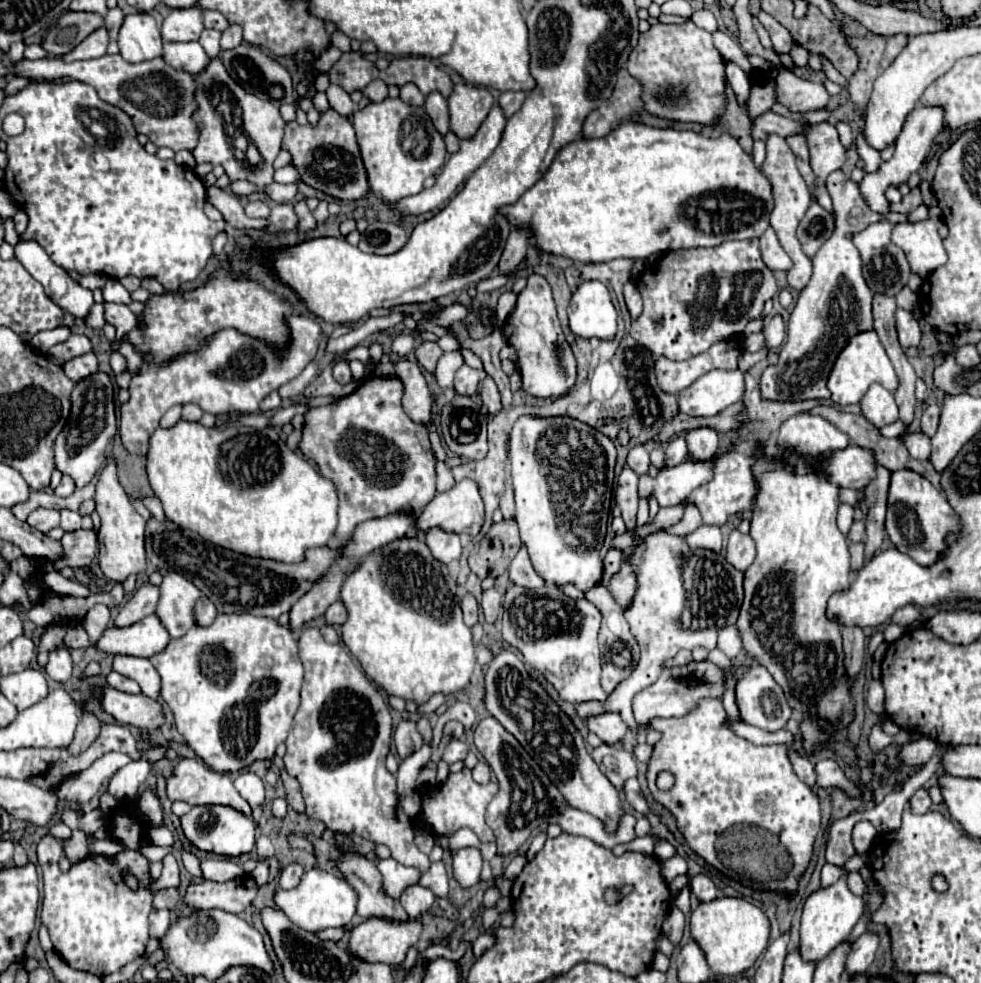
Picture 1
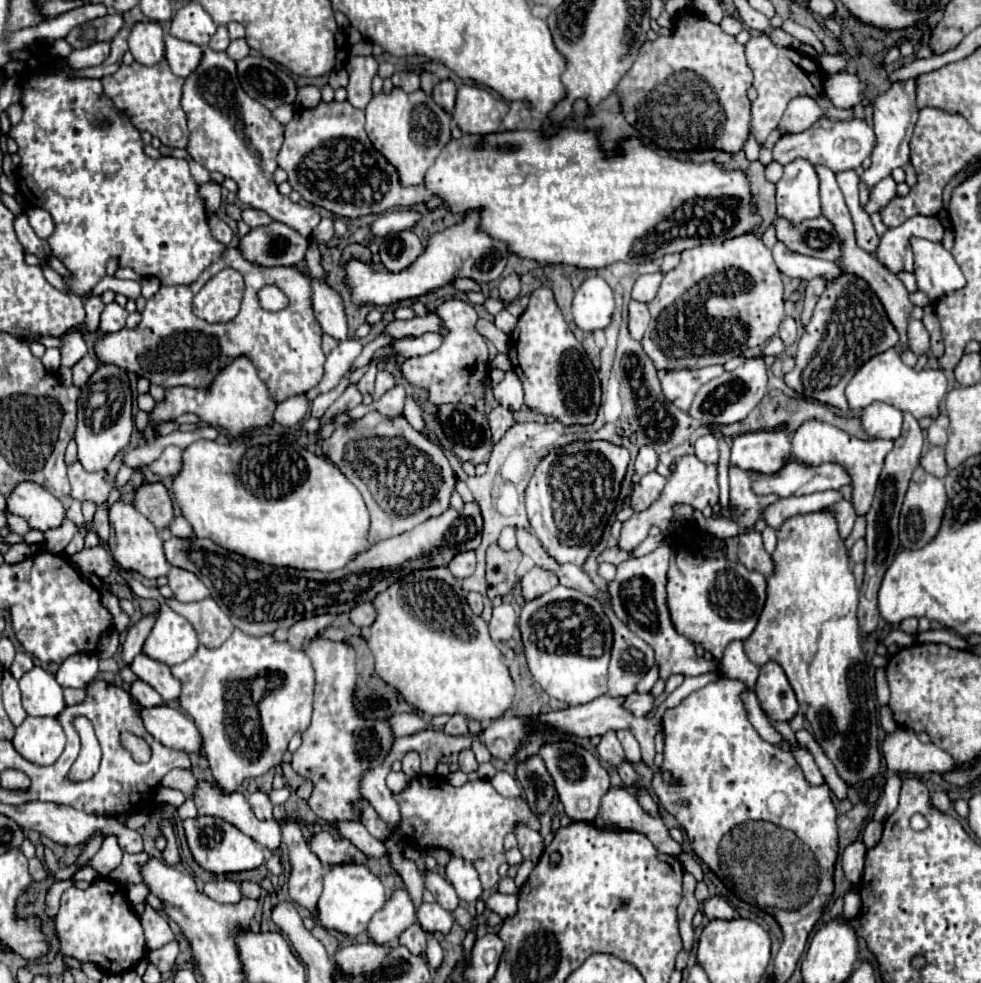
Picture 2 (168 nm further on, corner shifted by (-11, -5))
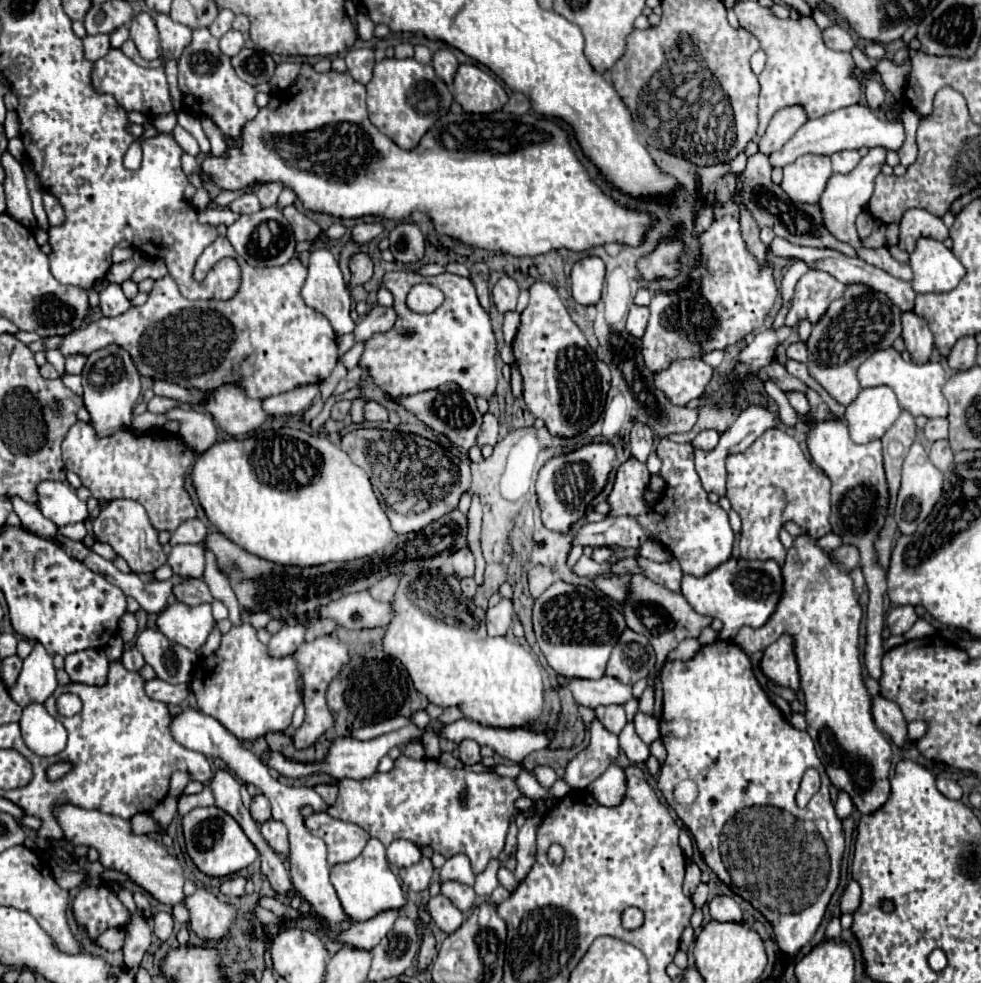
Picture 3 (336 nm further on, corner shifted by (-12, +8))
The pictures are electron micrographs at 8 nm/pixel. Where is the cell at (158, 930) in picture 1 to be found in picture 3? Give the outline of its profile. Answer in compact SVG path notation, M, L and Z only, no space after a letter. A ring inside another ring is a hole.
M168 912L154 914L154 934L160 940L168 940L172 936L172 914Z

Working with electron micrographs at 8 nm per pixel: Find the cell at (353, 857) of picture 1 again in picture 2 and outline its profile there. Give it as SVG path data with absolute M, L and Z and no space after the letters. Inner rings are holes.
M413 923L409 929L405 929L399 937L399 943L403 947L407 947L413 955L423 955L427 949L427 941L425 941L425 933L421 933L421 927L417 923Z

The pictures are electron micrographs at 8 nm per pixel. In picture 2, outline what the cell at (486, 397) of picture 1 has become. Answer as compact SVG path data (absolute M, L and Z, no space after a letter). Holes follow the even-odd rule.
M495 407L487 415L487 419L489 419L491 433L493 433L493 443L497 443L505 435L505 431L513 425L513 413L509 409L505 409L505 407Z

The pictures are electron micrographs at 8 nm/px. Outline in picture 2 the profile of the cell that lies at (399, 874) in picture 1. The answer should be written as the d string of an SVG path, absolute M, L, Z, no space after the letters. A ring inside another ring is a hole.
M399 889L385 903L385 907L379 913L375 913L375 917L367 927L367 935L371 943L391 945L397 943L401 931L405 931L413 923L415 923L415 911L411 897L405 889Z

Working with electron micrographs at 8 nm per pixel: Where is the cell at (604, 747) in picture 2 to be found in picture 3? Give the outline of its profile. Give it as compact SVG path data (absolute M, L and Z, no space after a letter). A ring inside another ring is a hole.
M598 706L594 712L598 722L612 734L620 734L620 730L626 724L626 714L622 706Z

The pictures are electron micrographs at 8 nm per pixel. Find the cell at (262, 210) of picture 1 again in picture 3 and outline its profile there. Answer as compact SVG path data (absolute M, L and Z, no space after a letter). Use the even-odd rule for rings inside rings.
M248 192L240 198L236 198L232 204L230 204L230 210L236 212L236 214L254 214L258 212L262 206L260 206L260 200L254 192Z

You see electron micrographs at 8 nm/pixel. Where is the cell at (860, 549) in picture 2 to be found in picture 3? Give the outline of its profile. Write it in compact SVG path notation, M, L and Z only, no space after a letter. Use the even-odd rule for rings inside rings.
M842 544L840 548L836 548L836 550L832 552L832 558L834 558L834 562L838 562L842 568L846 568L846 570L850 572L854 566L858 566L858 562L860 562L860 552L858 552L858 548L852 546L852 544Z

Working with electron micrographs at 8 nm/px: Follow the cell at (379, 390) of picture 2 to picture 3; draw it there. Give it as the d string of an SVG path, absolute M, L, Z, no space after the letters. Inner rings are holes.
M368 400L366 406L364 406L364 418L366 422L384 422L388 420L388 412L386 412L386 406L382 406L380 402L376 400Z

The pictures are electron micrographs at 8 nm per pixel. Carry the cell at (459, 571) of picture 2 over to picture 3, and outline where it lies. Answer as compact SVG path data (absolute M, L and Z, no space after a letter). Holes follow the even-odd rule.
M462 548L458 552L454 552L452 556L452 564L454 564L454 572L460 578L472 576L474 574L474 554L470 548Z

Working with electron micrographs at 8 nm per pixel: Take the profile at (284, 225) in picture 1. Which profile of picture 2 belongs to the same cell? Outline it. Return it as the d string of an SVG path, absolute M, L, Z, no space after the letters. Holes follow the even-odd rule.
M271 221L265 227L255 227L239 239L243 259L261 267L295 267L305 259L309 243L285 223Z

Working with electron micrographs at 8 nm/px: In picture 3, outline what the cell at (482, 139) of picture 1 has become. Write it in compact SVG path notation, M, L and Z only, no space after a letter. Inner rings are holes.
M372 220L372 222L358 222L354 228L352 228L352 240L356 242L368 242L372 238L376 238L378 234L382 234L384 226L380 220Z

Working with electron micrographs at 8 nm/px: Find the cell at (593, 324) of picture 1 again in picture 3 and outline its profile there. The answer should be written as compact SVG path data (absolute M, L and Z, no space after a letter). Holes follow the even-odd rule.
M584 258L572 268L572 296L582 306L594 306L600 302L604 284L604 262L600 258Z

